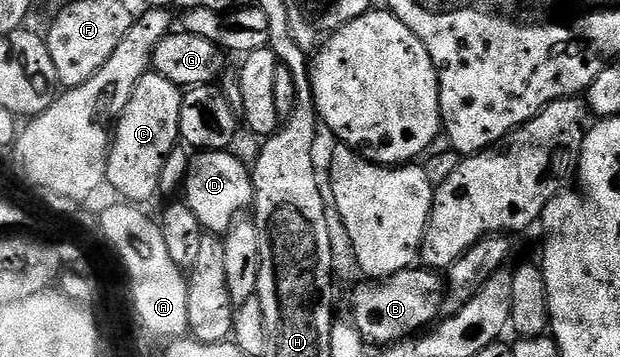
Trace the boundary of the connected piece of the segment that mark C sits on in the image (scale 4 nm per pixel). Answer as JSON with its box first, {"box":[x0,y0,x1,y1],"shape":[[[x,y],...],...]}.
{"box":[105,73,182,205],"shape":[[[156,73],[144,75],[139,85],[135,85],[135,93],[131,101],[127,101],[127,109],[123,109],[115,124],[105,170],[107,182],[114,187],[122,200],[141,205],[144,204],[144,199],[158,194],[159,173],[163,169],[163,161],[179,143],[182,94],[182,88]]]}

